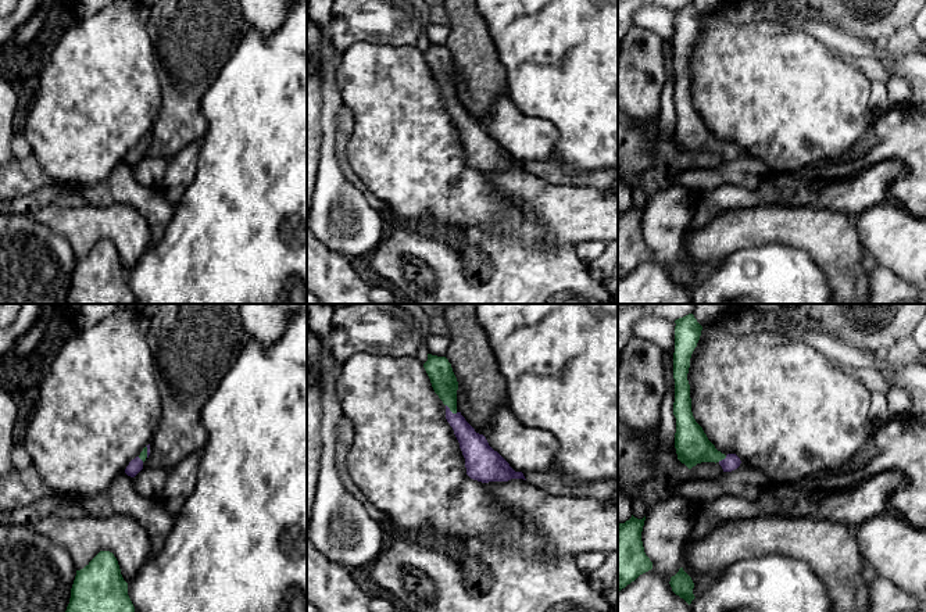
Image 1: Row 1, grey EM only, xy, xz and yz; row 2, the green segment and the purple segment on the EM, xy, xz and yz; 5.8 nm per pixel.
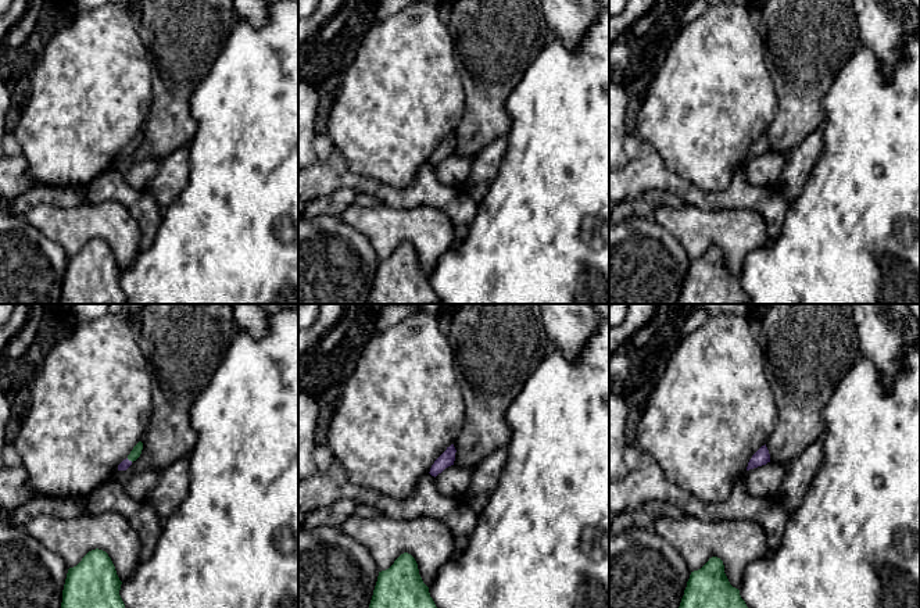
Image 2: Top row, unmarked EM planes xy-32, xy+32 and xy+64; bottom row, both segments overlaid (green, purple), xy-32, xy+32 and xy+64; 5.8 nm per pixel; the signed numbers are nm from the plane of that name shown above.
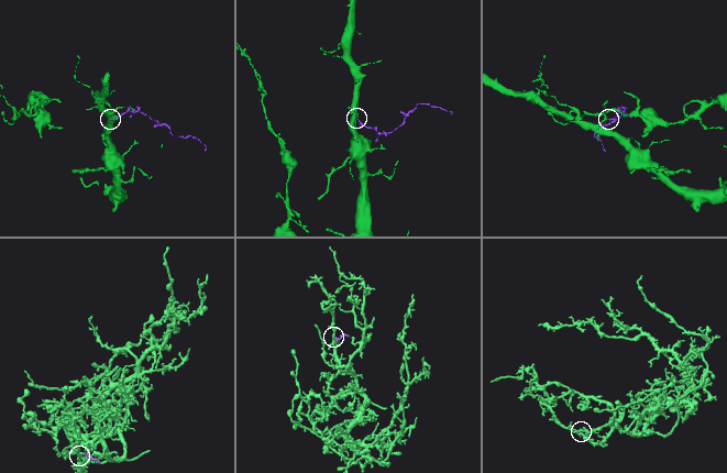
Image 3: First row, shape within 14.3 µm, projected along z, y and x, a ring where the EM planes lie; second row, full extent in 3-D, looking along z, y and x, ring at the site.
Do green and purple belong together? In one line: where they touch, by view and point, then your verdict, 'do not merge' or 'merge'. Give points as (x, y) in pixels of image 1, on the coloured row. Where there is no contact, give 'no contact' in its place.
xz (451, 411) | merge

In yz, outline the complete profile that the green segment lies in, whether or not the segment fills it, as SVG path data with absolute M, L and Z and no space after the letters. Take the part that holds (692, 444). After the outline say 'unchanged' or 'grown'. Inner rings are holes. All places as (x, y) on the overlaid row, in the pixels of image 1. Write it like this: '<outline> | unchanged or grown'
M693 314L676 319L675 323L673 415L676 418L675 448L677 459L689 469L701 462L718 462L723 472L732 472L740 466L740 458L736 454L725 455L718 451L691 412L687 373L690 358L700 340L702 326Z | grown

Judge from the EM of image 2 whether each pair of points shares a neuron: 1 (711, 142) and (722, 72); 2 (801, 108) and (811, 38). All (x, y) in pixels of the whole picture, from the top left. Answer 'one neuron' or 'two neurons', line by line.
1: one neuron
2: one neuron

